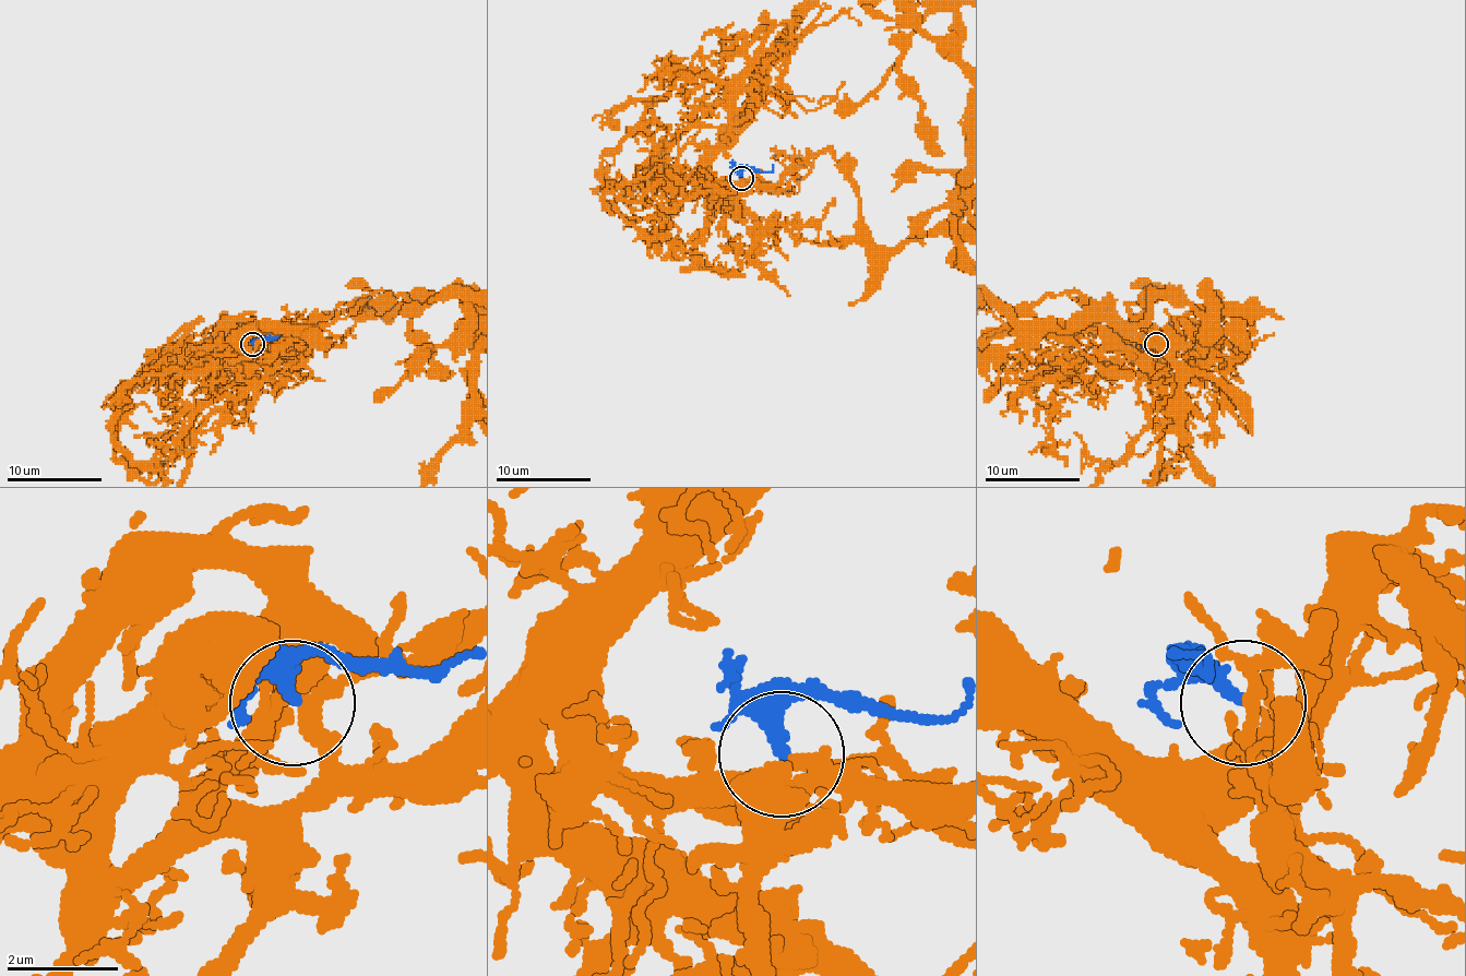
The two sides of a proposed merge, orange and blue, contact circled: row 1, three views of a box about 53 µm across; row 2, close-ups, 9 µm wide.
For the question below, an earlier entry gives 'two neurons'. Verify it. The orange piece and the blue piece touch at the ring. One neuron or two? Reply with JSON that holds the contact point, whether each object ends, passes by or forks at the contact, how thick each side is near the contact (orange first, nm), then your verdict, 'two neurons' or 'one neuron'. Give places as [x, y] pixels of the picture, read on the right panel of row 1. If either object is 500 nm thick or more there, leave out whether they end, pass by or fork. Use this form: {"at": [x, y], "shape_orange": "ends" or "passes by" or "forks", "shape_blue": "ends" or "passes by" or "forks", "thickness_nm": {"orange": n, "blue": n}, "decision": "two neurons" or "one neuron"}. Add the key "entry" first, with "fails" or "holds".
{"entry": "fails", "at": [1156, 344], "shape_orange": "passes by", "shape_blue": "ends", "thickness_nm": {"orange": 260, "blue": 280}, "decision": "one neuron"}

